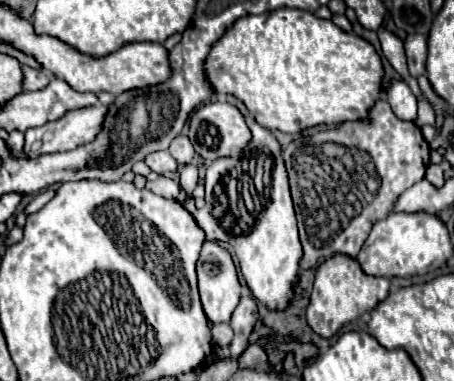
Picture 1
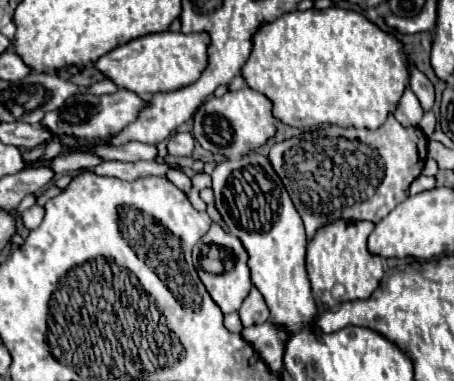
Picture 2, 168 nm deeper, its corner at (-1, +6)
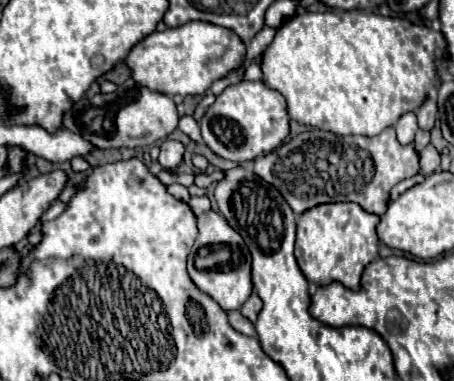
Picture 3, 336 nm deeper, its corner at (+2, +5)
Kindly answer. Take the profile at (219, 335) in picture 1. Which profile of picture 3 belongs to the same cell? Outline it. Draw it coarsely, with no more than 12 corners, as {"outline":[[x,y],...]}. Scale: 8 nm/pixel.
{"outline":[[238,311],[228,313],[228,321],[242,335],[256,335],[254,325]]}

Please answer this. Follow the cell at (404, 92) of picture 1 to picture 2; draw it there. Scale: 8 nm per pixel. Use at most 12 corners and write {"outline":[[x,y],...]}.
{"outline":[[405,90],[393,116],[403,126],[423,118],[417,96]]}

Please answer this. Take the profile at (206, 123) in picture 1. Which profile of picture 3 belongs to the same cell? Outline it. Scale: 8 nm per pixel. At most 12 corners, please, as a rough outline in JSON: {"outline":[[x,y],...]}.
{"outline":[[262,81],[226,87],[198,121],[236,163],[288,135],[284,97]]}

